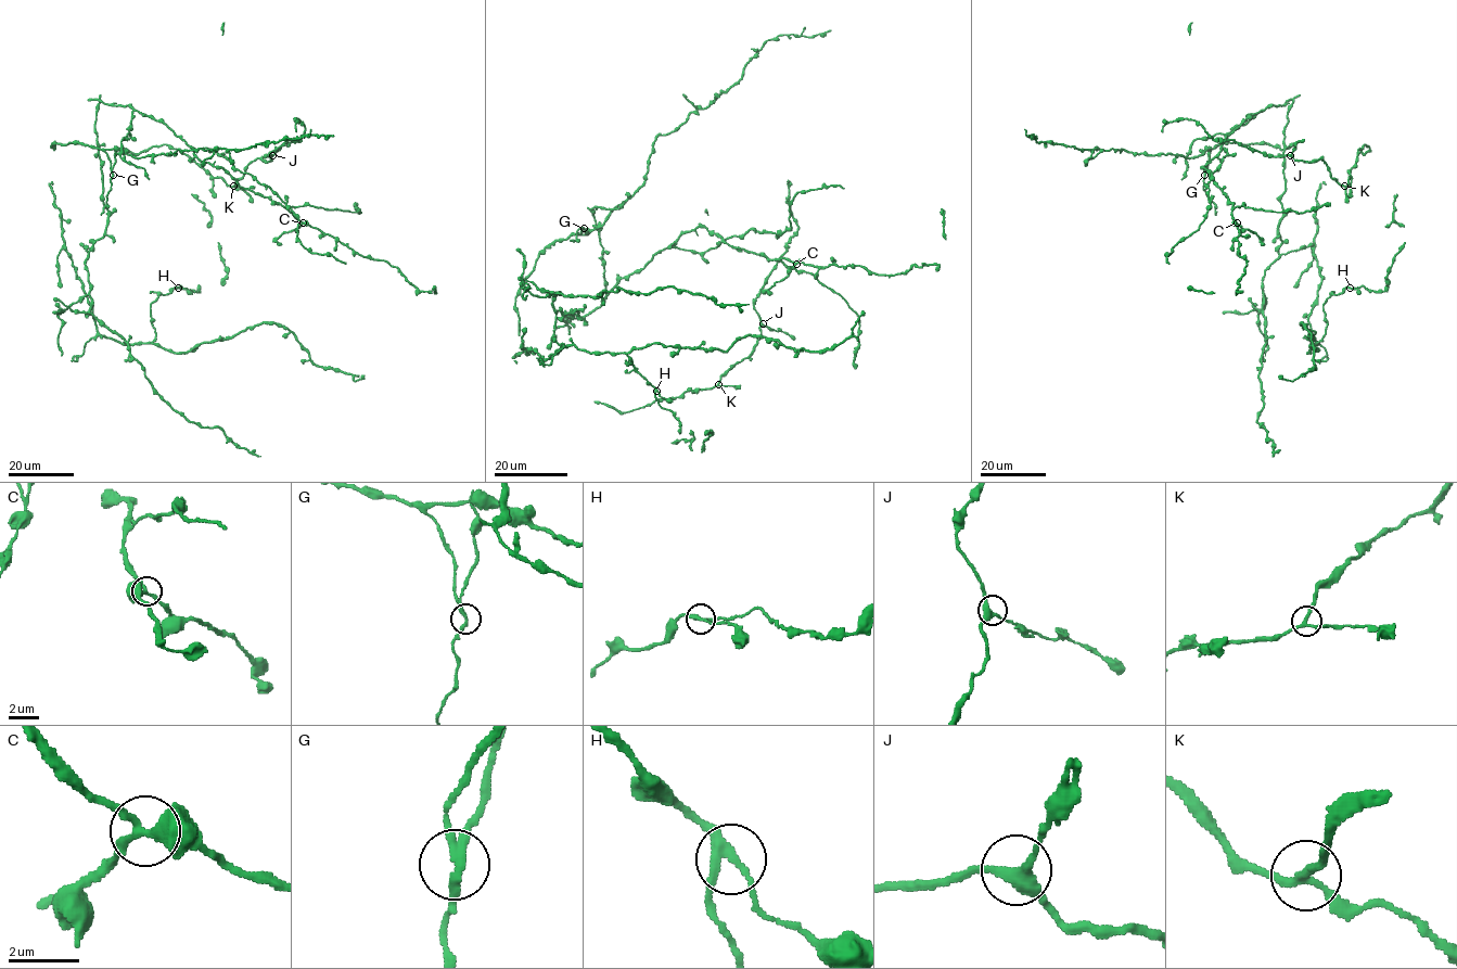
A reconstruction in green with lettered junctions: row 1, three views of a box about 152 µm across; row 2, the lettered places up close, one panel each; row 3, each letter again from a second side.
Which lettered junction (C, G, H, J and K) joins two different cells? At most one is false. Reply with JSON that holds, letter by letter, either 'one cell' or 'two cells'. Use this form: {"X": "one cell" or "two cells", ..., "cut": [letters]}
{"C": "one cell", "G": "two cells", "H": "one cell", "J": "one cell", "K": "one cell", "cut": ["G"]}

